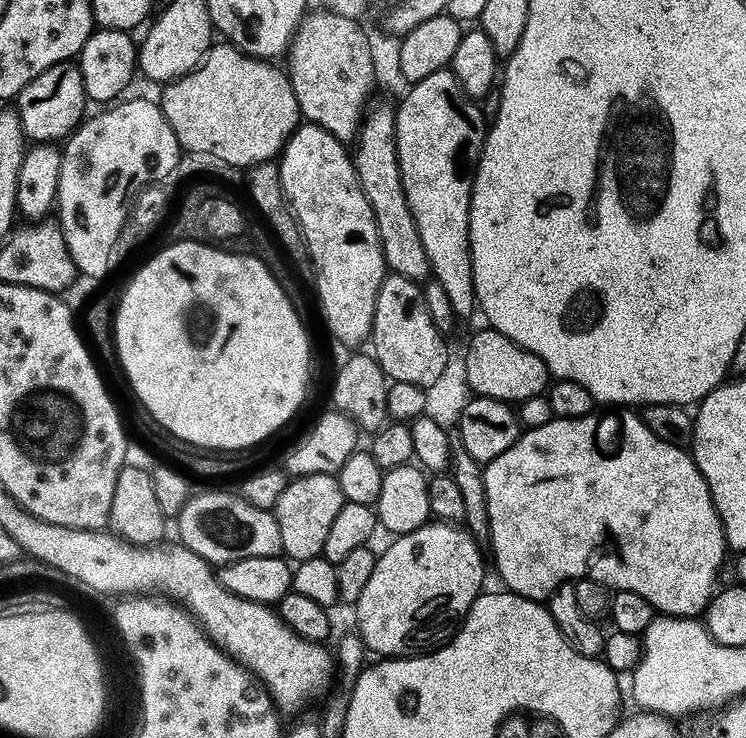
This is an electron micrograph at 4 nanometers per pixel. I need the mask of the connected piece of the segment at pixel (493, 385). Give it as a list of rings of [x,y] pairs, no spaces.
[[[487,326],[481,328],[481,332],[476,332],[469,338],[468,352],[463,353],[466,366],[466,382],[469,383],[471,391],[477,396],[502,400],[505,404],[513,406],[519,405],[520,401],[526,398],[545,395],[550,383],[550,373],[547,366],[542,362],[542,358],[538,358],[538,354],[530,354],[530,350],[510,342],[510,338],[506,338],[506,334],[496,332],[493,328]]]

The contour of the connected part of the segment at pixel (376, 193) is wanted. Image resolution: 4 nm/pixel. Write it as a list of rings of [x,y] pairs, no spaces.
[[[391,103],[375,104],[365,111],[364,119],[360,121],[360,131],[354,141],[356,176],[370,202],[370,210],[374,210],[385,269],[422,284],[431,277],[431,272],[422,238],[418,238],[418,226],[414,226],[414,218],[406,202],[406,190],[402,190],[396,149],[396,113]]]

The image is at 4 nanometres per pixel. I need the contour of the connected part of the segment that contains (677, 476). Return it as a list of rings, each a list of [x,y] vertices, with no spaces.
[[[600,410],[590,416],[583,416],[582,418],[574,418],[573,420],[557,420],[552,419],[546,422],[546,426],[538,426],[537,428],[530,428],[521,431],[520,436],[514,442],[514,446],[510,446],[510,450],[506,450],[502,454],[498,454],[498,458],[494,458],[484,469],[484,504],[488,508],[492,508],[492,513],[488,516],[488,536],[492,539],[492,556],[490,552],[490,560],[496,563],[496,572],[500,575],[500,580],[505,589],[510,592],[516,592],[520,596],[525,596],[531,600],[538,600],[541,602],[547,601],[548,597],[552,595],[552,591],[558,587],[559,584],[567,584],[577,580],[593,580],[595,583],[602,584],[608,590],[615,590],[618,592],[633,592],[634,594],[642,594],[642,598],[646,598],[646,602],[650,602],[650,606],[657,613],[665,616],[687,616],[689,618],[696,618],[703,613],[704,609],[708,607],[714,593],[717,591],[718,583],[716,584],[716,575],[720,572],[720,567],[724,564],[724,552],[726,553],[726,541],[724,539],[724,527],[718,518],[718,510],[712,501],[710,494],[710,486],[706,486],[706,478],[702,478],[702,470],[698,470],[698,466],[693,462],[691,455],[685,449],[674,446],[670,442],[662,442],[662,438],[654,438],[654,434],[650,431],[650,426],[644,424],[643,419],[639,415],[636,416],[635,411],[632,410]]]

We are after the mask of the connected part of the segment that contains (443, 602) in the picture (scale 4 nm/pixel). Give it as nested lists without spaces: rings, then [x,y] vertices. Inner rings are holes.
[[[429,522],[410,534],[395,537],[391,541],[393,544],[377,555],[374,574],[370,574],[354,605],[355,631],[369,653],[377,652],[375,655],[380,658],[418,656],[447,644],[456,635],[464,615],[485,587],[486,556],[480,553],[475,538],[466,529],[443,522]]]

